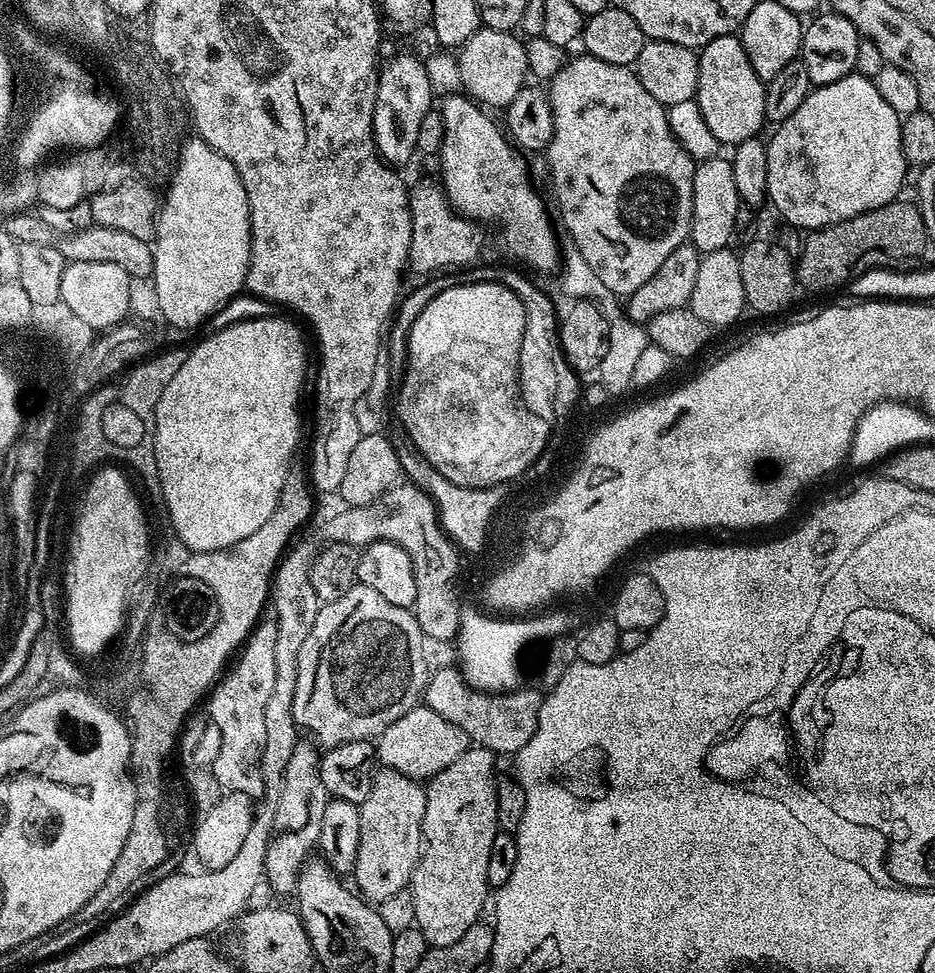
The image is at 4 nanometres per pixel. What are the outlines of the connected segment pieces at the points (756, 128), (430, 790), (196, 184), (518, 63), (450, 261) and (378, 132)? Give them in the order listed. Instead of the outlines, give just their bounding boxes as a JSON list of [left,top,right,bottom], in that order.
[[695,34,765,146],[410,746,498,948],[150,138,252,328],[458,26,530,110],[408,180,484,276],[372,54,434,166]]

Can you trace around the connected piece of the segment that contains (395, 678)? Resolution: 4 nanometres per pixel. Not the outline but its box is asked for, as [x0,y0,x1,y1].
[294,582,430,749]

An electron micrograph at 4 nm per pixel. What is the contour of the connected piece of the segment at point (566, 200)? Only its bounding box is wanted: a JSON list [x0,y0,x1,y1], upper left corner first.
[546,54,697,298]

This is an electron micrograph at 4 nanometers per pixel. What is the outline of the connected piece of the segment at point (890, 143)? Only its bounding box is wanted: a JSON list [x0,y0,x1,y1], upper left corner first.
[767,74,910,230]

